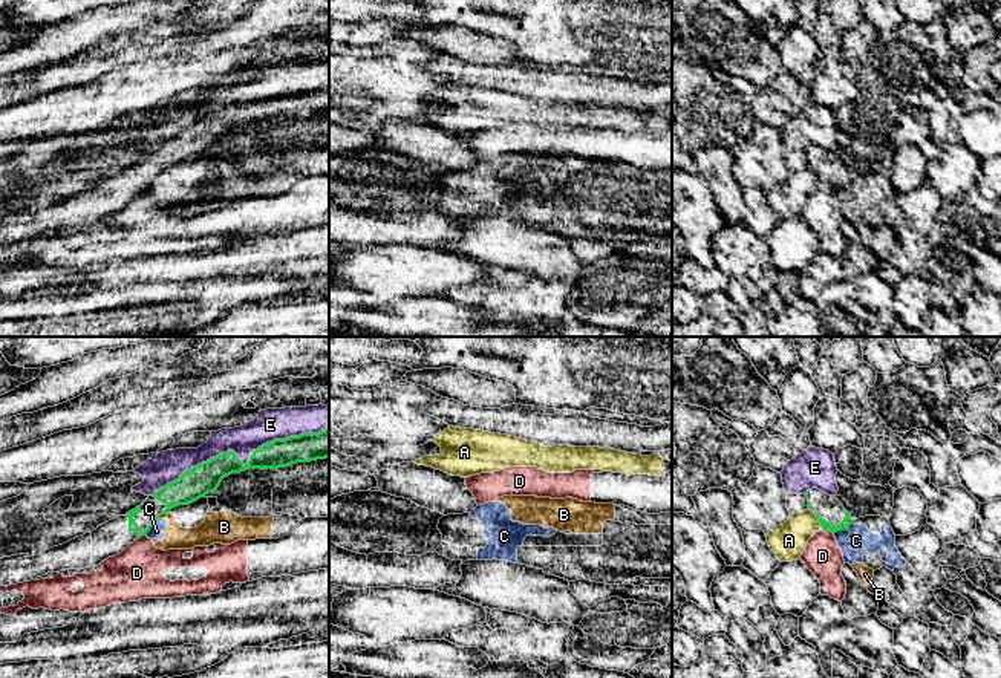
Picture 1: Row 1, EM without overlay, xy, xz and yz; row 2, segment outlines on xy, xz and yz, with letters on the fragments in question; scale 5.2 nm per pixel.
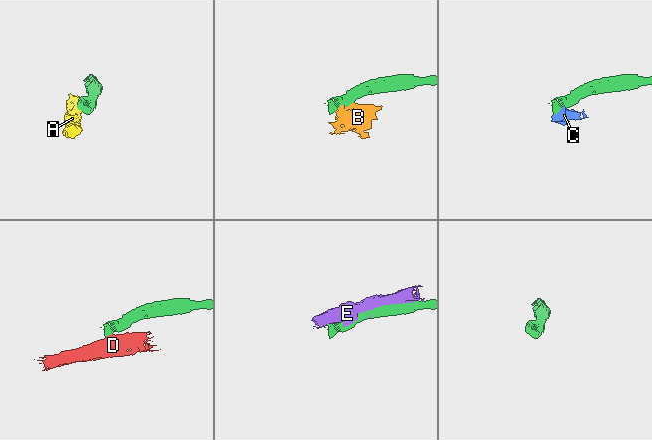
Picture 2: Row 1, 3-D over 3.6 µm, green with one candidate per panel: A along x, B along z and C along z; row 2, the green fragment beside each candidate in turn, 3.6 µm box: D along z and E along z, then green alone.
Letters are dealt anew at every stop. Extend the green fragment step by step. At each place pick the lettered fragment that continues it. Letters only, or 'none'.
none

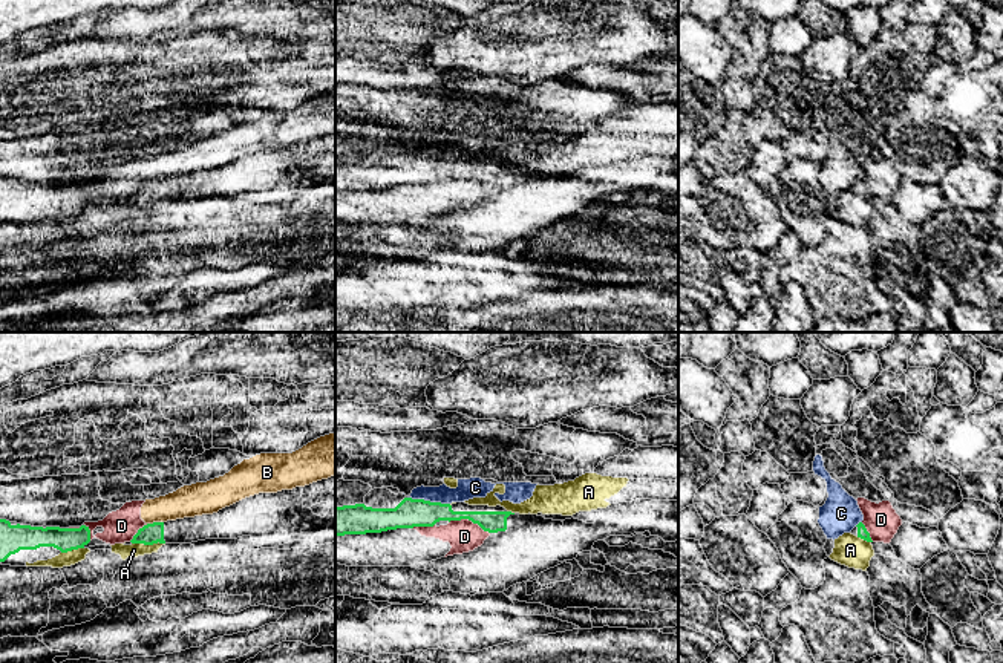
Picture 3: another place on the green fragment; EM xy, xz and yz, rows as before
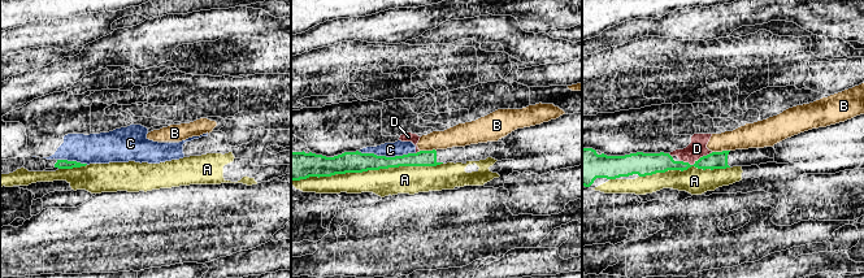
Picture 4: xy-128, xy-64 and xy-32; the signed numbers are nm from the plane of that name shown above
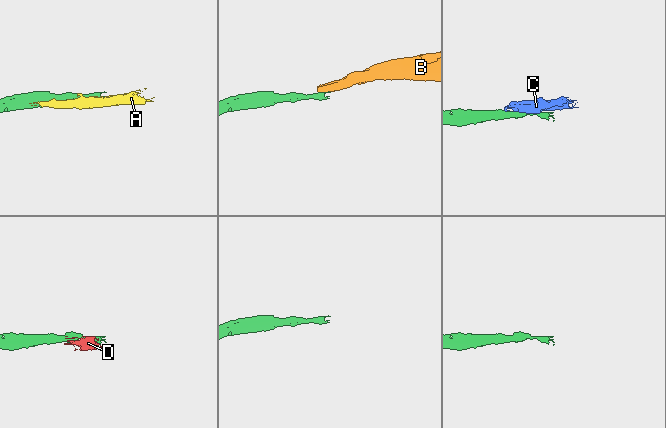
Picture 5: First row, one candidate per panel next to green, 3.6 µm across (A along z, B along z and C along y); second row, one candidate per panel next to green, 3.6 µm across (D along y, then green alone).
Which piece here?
A

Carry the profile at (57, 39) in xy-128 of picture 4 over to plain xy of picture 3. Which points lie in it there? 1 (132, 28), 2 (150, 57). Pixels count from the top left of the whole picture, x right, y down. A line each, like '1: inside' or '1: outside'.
1: inside
2: outside

